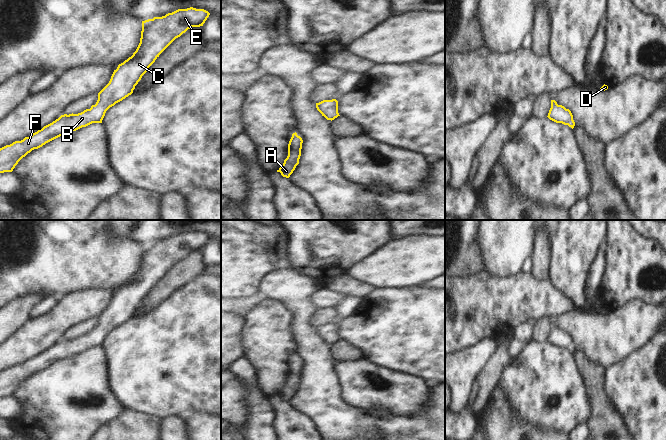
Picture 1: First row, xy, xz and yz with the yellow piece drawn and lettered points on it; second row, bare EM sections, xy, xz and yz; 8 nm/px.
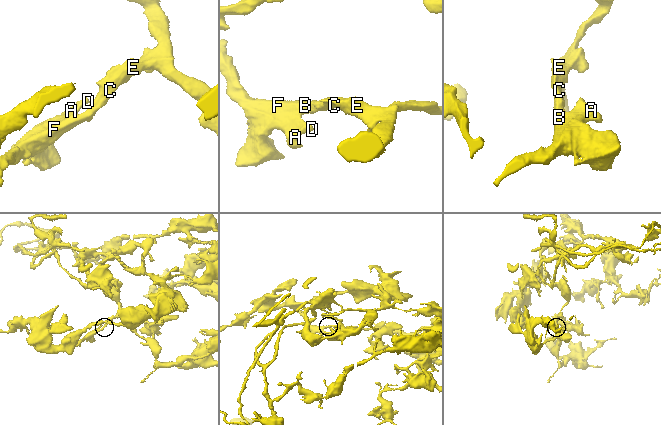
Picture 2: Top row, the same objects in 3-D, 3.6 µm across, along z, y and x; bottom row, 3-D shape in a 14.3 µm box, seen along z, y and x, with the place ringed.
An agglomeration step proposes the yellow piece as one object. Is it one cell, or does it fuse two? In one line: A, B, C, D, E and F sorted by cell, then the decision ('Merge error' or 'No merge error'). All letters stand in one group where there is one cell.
Groups: A B C D E F. No merge error.

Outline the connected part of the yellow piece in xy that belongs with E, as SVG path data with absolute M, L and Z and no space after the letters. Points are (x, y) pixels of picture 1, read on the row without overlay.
M190 231L187 233L178 233L162 241L154 241L153 243L142 245L141 262L136 275L114 294L109 307L98 317L96 328L92 329L90 333L86 333L78 338L61 339L58 343L29 361L0 372L0 397L12 396L18 386L32 374L38 373L66 357L76 355L92 347L102 347L106 335L133 317L135 310L159 279L188 253L203 250L209 239L210 237L204 233Z

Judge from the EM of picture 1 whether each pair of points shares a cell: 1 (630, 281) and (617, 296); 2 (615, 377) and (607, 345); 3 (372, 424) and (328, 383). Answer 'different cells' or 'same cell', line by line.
1: same cell
2: different cells
3: same cell

